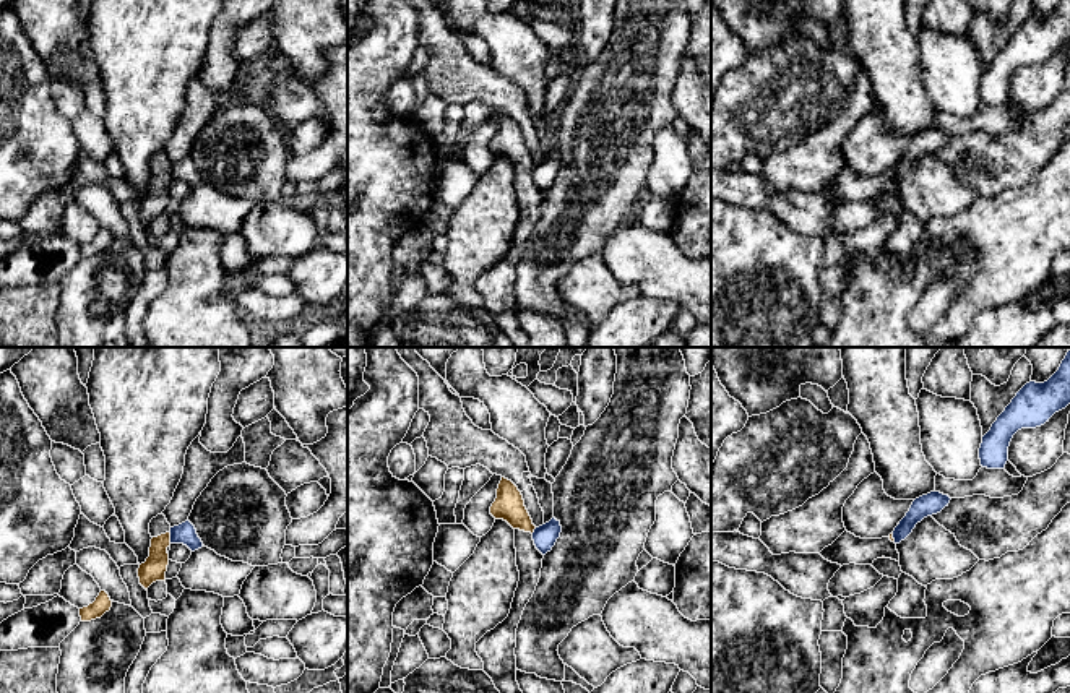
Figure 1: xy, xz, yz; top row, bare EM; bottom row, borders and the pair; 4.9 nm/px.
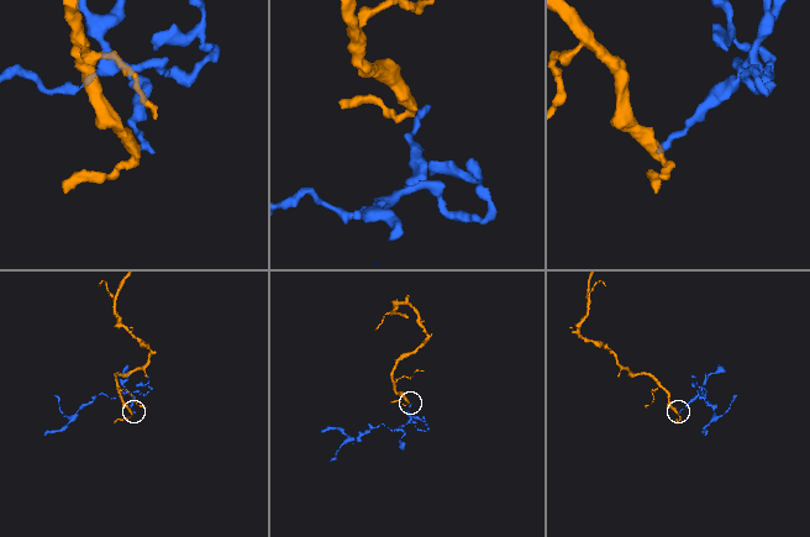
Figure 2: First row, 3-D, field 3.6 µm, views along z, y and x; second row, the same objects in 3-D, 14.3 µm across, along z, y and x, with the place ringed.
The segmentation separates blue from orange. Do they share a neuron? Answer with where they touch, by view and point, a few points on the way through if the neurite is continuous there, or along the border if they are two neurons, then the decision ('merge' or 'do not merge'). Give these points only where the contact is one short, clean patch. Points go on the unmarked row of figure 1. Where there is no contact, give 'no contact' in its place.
xy (171, 174) | along xy (169, 167), (171, 179) | do not merge

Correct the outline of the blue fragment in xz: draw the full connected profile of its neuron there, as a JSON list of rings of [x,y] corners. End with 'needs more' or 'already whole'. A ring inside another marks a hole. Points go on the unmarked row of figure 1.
[[[555,154],[536,164],[533,169],[533,177],[534,177],[536,185],[542,192],[546,192],[555,182],[557,175],[560,174],[560,169],[562,169],[562,162],[560,162],[560,157],[557,157]]]; already whole

